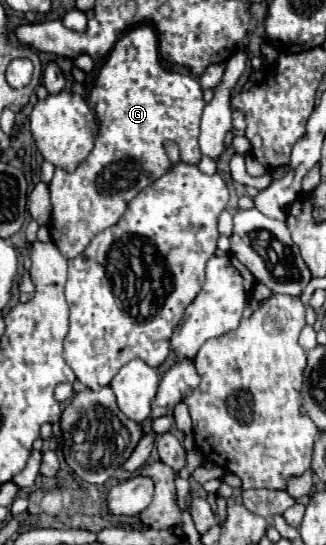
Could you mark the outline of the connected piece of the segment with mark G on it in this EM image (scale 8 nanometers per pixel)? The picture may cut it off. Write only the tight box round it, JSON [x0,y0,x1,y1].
[49,23,205,259]

